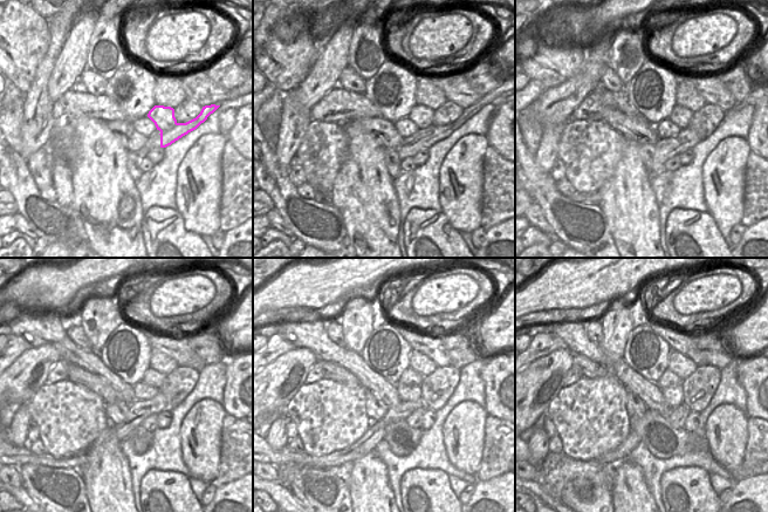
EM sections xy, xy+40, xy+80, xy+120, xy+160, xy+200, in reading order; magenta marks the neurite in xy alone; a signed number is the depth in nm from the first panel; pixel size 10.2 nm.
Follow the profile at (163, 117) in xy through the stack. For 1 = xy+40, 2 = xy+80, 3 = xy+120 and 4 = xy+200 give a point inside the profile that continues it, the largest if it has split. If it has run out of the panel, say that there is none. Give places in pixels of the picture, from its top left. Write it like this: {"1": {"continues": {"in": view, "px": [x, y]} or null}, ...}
{"1": {"continues": {"in": "xy+40", "px": [422, 115]}}, "2": {"continues": {"in": "xy+80", "px": [680, 116]}}, "3": {"continues": {"in": "xy+120", "px": [151, 377]}}, "4": {"continues": {"in": "xy+200", "px": [667, 379]}}}

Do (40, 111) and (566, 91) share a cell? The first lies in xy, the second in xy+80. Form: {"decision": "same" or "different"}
{"decision": "different"}

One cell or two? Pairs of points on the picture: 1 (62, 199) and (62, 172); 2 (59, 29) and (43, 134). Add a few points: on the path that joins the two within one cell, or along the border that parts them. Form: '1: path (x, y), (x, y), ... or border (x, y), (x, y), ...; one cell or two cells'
1: path (62, 192), (62, 179); one cell
2: path (52, 55), (45, 67), (40, 82), (40, 108); one cell

